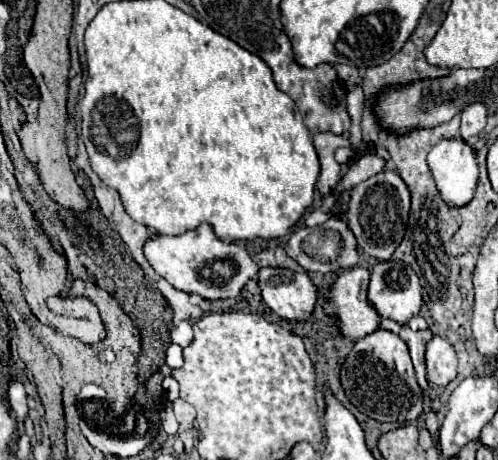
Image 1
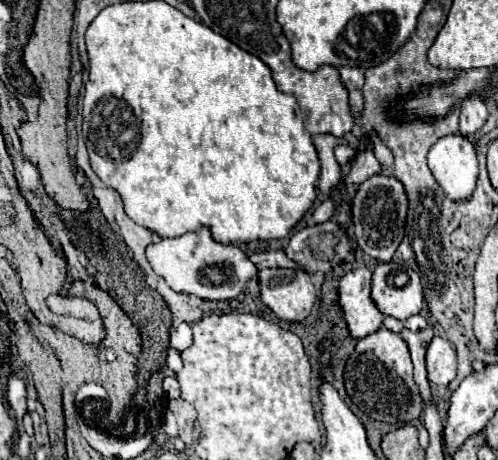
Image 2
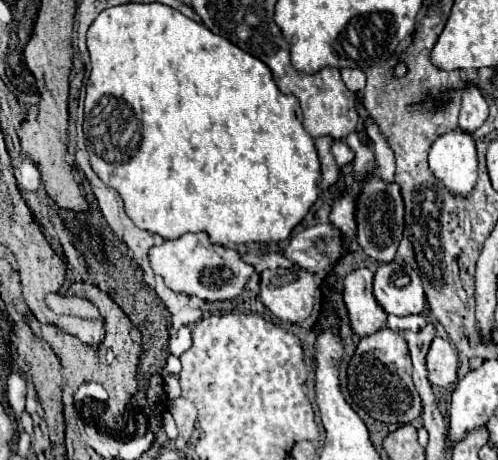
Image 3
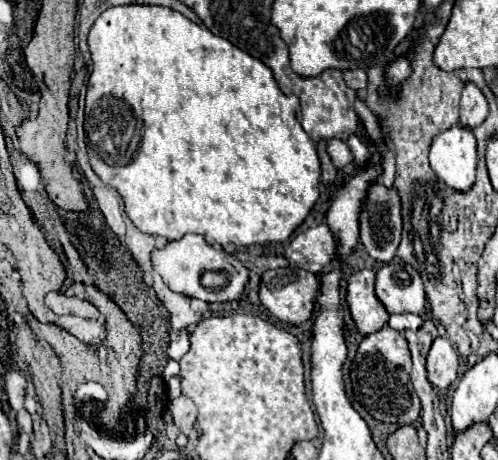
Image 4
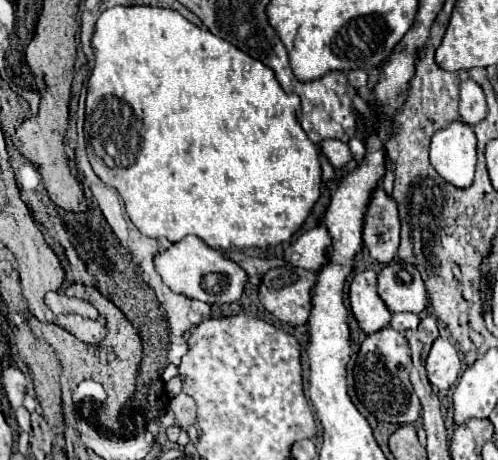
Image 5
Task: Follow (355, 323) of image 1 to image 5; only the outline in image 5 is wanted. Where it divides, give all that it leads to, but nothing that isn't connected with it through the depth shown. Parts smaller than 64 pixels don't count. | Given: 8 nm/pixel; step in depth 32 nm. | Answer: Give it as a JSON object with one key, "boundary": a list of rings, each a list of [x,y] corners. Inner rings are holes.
{"boundary":[[[364,270],[354,276],[350,284],[350,306],[360,328],[366,334],[378,332],[392,320],[392,312],[388,312],[388,306],[384,304],[384,300],[380,300],[376,292],[374,270]]]}

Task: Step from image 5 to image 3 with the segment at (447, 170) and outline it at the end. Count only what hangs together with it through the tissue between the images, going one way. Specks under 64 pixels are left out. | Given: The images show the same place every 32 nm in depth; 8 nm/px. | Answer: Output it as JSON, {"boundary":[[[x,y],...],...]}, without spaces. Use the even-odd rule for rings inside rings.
{"boundary":[[[456,128],[438,136],[430,148],[428,164],[434,176],[456,196],[466,196],[478,176],[476,144],[472,134]]]}

